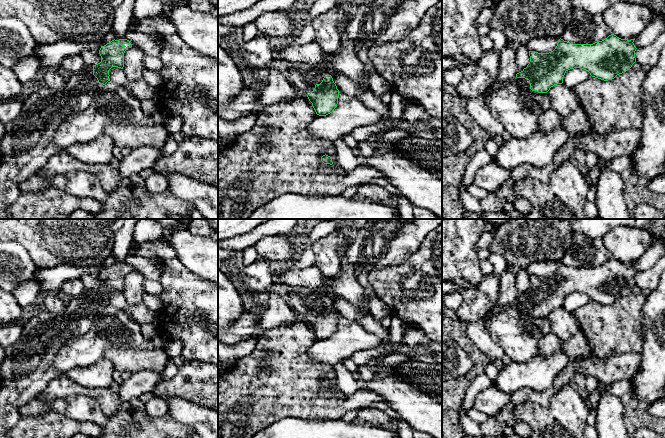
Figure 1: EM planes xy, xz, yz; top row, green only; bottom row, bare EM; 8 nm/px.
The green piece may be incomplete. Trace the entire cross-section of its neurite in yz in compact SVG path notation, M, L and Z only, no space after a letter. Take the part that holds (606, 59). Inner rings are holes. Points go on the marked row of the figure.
M614 34L593 44L573 44L559 39L556 48L549 53L529 51L530 62L523 70L518 70L514 82L522 91L547 93L551 87L563 83L565 73L574 68L581 68L592 77L608 81L629 70L636 62L634 40L621 39Z

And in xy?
M127 39L112 40L101 46L99 54L101 62L87 65L77 73L66 75L66 84L62 90L48 87L33 92L24 99L19 115L5 124L5 135L1 139L4 150L4 161L0 165L0 210L8 210L20 195L18 185L37 173L61 149L54 144L53 137L60 123L68 116L85 111L94 94L105 85L112 67L123 69L124 53L132 45Z

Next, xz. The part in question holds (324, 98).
M276 62L291 84L306 95L319 116L326 116L337 107L339 90L329 72L302 62Z

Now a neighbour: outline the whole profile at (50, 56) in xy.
M60 41L52 44L40 44L33 55L41 63L41 69L58 69L61 61L70 55L91 49L100 50L101 41L92 43L76 43L71 41Z

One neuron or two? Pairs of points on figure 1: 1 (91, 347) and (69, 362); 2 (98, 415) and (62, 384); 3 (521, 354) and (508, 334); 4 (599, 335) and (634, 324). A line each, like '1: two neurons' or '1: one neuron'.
1: one neuron
2: two neurons
3: one neuron
4: one neuron

